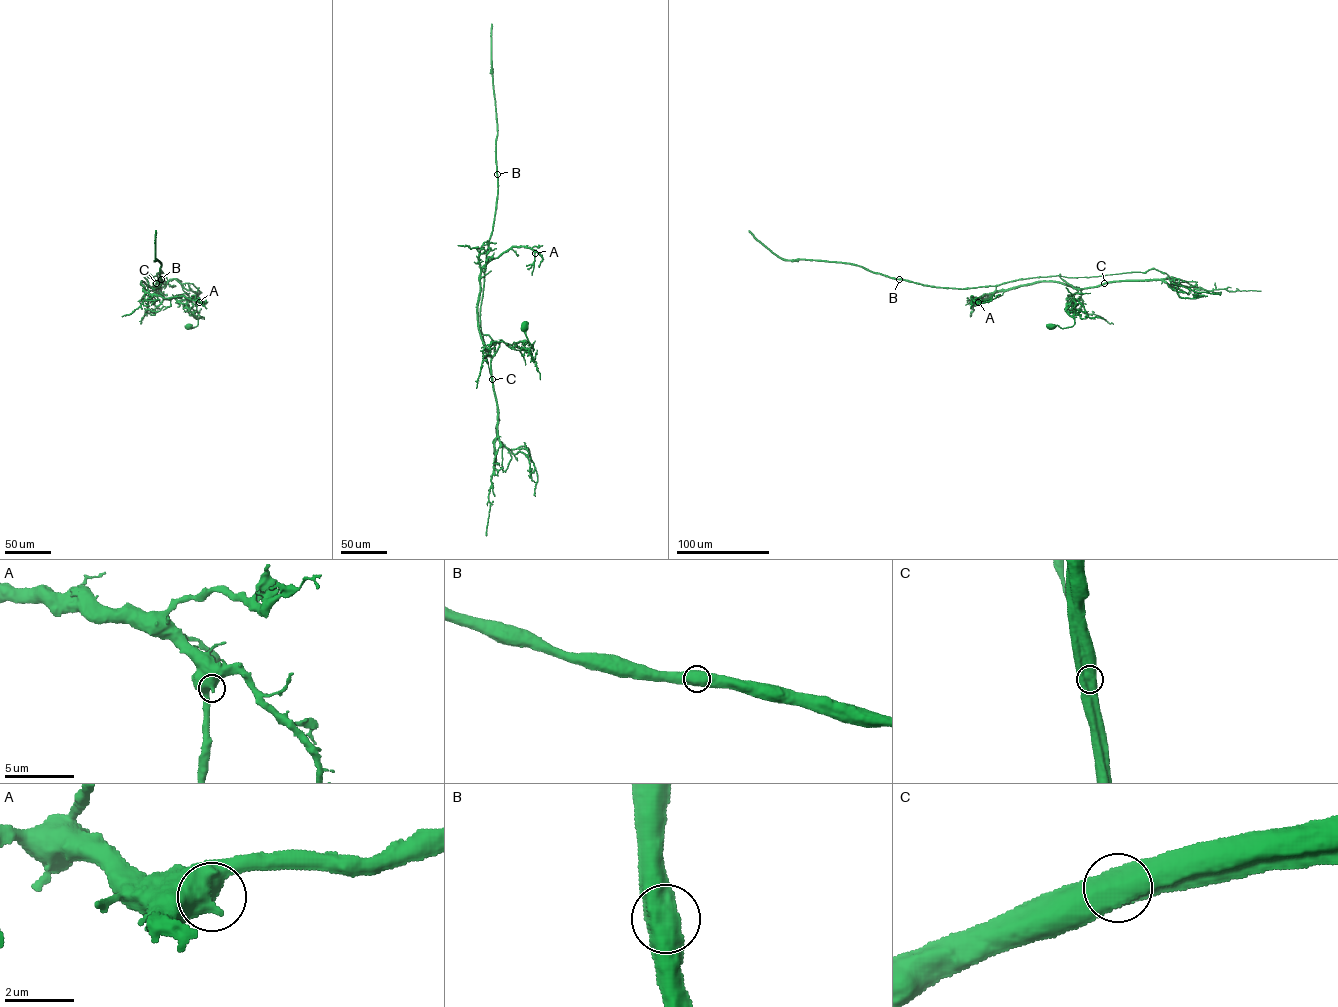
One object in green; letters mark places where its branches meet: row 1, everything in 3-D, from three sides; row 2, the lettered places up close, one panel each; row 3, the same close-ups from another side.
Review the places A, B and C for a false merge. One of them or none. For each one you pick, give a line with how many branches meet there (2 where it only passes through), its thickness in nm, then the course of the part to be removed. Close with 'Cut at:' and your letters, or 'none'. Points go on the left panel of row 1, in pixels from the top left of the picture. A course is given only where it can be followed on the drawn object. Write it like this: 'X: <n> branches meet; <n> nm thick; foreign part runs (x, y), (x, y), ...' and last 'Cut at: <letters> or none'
Cut at: none

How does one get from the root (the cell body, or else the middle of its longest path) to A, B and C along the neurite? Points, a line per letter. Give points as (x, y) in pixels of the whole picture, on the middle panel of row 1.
A: (524, 325), (534, 349), (501, 342), (490, 355), (479, 329), (479, 278), (513, 247), (535, 253)
B: (524, 325), (534, 349), (524, 340), (511, 347), (501, 342), (495, 353), (494, 341), (481, 331), (497, 174)
C: (524, 325), (524, 332), (534, 349), (524, 340), (511, 347), (501, 342), (491, 362), (492, 379)

